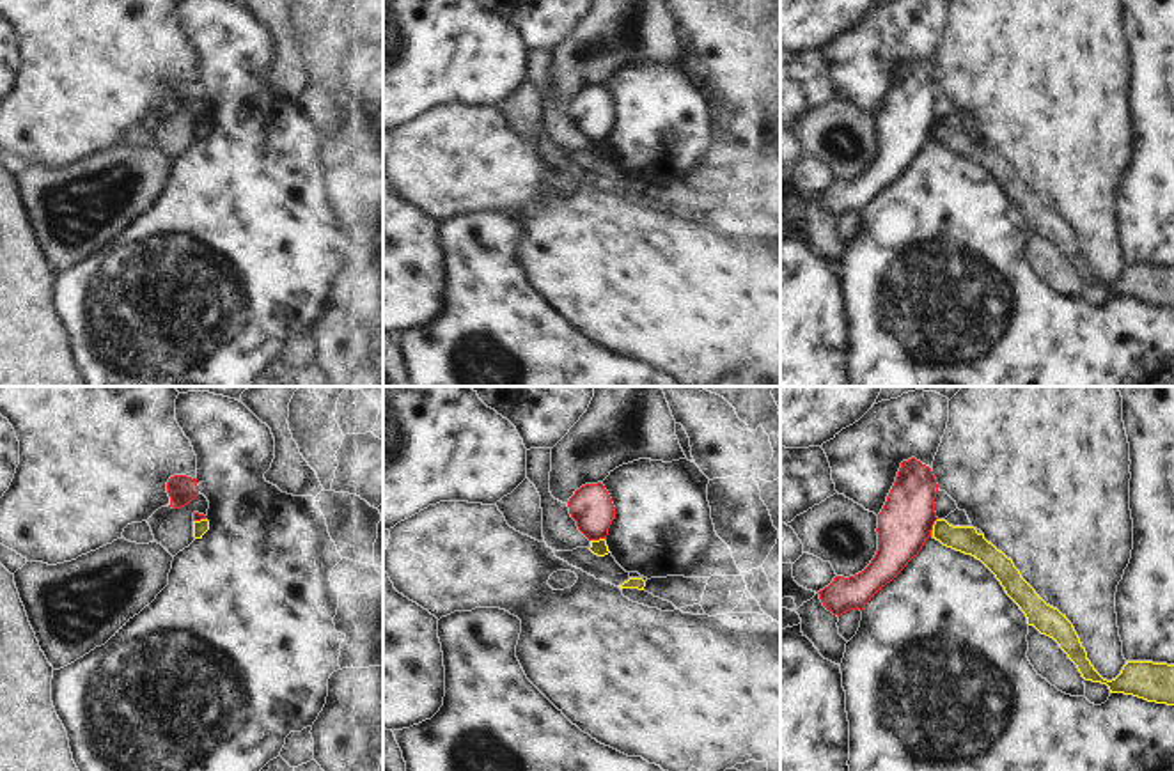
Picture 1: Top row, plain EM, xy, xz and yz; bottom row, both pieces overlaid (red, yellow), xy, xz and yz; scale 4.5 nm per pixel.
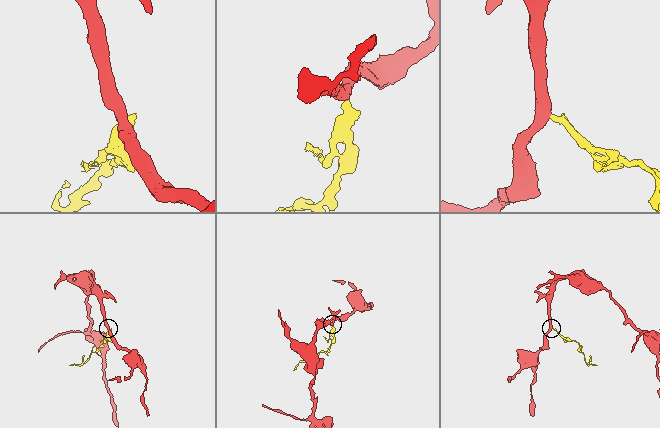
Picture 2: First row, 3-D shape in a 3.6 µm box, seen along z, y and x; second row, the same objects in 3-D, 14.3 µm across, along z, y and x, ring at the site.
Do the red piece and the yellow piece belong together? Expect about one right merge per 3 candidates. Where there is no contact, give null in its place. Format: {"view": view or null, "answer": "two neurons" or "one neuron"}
{"view": "xz", "answer": "two neurons"}

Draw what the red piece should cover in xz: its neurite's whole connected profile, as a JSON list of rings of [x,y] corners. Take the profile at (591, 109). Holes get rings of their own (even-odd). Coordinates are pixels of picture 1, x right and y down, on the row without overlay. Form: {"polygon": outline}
{"polygon": [[[585,87],[567,105],[569,117],[589,144],[607,142],[615,122],[615,110],[605,89]]]}

